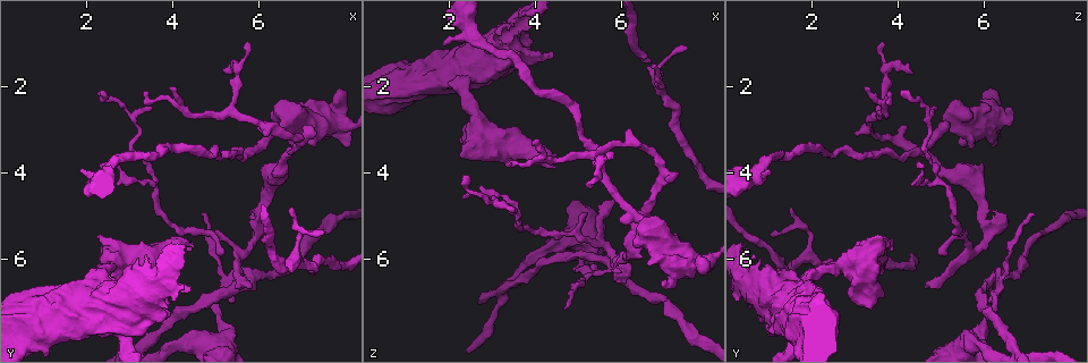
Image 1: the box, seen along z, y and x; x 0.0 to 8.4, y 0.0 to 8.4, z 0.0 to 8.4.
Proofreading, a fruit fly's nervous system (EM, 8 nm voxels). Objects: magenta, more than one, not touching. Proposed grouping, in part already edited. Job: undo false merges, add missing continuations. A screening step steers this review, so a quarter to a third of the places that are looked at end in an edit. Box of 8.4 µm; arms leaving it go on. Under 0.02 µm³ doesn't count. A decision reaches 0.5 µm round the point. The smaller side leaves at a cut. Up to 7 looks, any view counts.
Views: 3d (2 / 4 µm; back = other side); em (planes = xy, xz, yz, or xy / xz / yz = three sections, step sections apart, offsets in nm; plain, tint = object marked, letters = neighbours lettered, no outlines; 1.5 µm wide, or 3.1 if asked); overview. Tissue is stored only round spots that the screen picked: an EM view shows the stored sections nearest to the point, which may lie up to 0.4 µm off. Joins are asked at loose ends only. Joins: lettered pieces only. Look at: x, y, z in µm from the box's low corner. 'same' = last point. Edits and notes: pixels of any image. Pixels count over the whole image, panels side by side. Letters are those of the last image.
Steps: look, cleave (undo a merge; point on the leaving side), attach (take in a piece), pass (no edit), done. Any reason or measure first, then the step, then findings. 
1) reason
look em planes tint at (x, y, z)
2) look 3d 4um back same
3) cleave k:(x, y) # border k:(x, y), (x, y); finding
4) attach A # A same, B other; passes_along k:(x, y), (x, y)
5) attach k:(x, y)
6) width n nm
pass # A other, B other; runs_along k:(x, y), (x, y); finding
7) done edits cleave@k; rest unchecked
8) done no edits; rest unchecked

branch stops here
look em xy step 8 tint at (4.70, 4.90, 7.10)

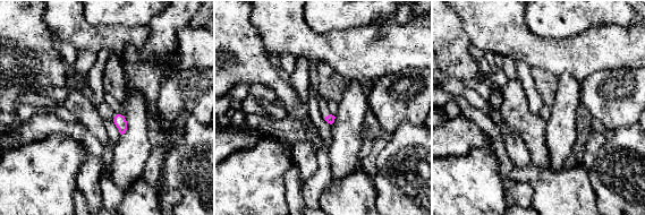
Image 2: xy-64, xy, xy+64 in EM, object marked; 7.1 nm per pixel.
another direction
look em planes letters same

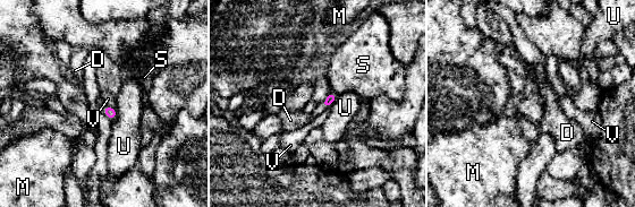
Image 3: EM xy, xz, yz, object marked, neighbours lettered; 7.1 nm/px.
longest_contact U 110 nm
pass # D other, M other, S other, U other, V other; border 3:(106, 104), (113, 108); none of them fits

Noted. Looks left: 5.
thick end
look em planes letters at (2.30, 5.45, 3.50)

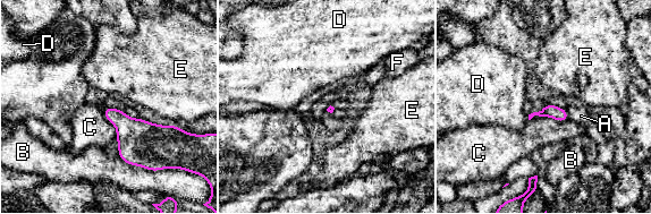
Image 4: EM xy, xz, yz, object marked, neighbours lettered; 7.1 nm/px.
pass # A other, B other, C other, D other, E other, F other; none of them fits

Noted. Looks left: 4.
an open end
look 3d 2um at (7.45, 5.35, 1.10)

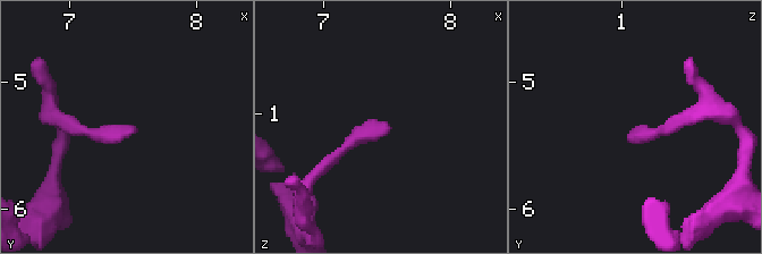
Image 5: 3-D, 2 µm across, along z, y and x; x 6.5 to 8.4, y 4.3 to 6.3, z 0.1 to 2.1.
look em planes letters at (7.50, 5.36, 1.12)

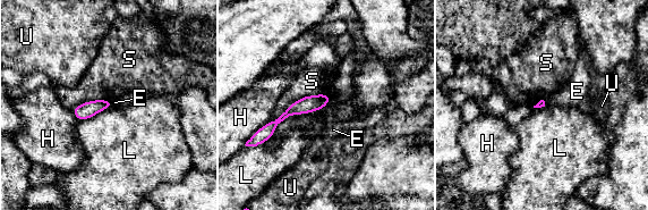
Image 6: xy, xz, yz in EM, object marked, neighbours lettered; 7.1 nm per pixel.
pass # E other, H other, L other, S other, U other; runs_along 6:(326, 99), (290, 110), (267, 133); no lettered piece goes on from it

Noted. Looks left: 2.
done no edits; rest unchecked

